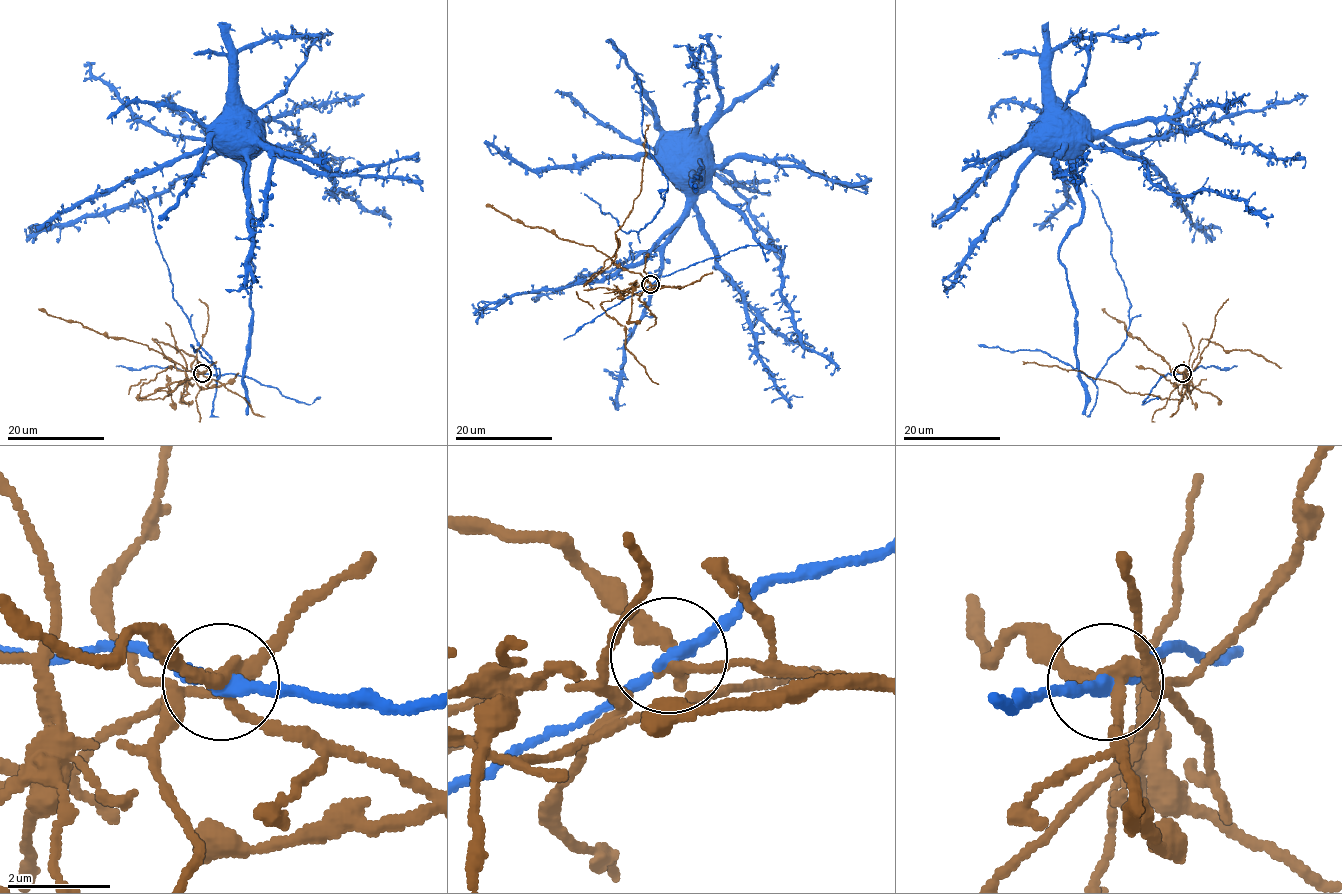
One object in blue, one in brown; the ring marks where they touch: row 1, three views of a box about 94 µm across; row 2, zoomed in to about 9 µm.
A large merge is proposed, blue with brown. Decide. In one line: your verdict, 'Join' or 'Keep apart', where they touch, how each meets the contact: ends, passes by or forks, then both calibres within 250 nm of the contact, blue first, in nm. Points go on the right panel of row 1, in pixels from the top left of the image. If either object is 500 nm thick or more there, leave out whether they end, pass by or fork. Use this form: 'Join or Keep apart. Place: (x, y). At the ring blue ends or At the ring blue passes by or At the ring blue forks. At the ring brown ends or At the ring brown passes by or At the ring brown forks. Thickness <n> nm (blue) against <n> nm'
Keep apart. Place: (1182, 373). At the ring blue passes by. At the ring brown forks. Thickness 240 nm (blue) against 240 nm

